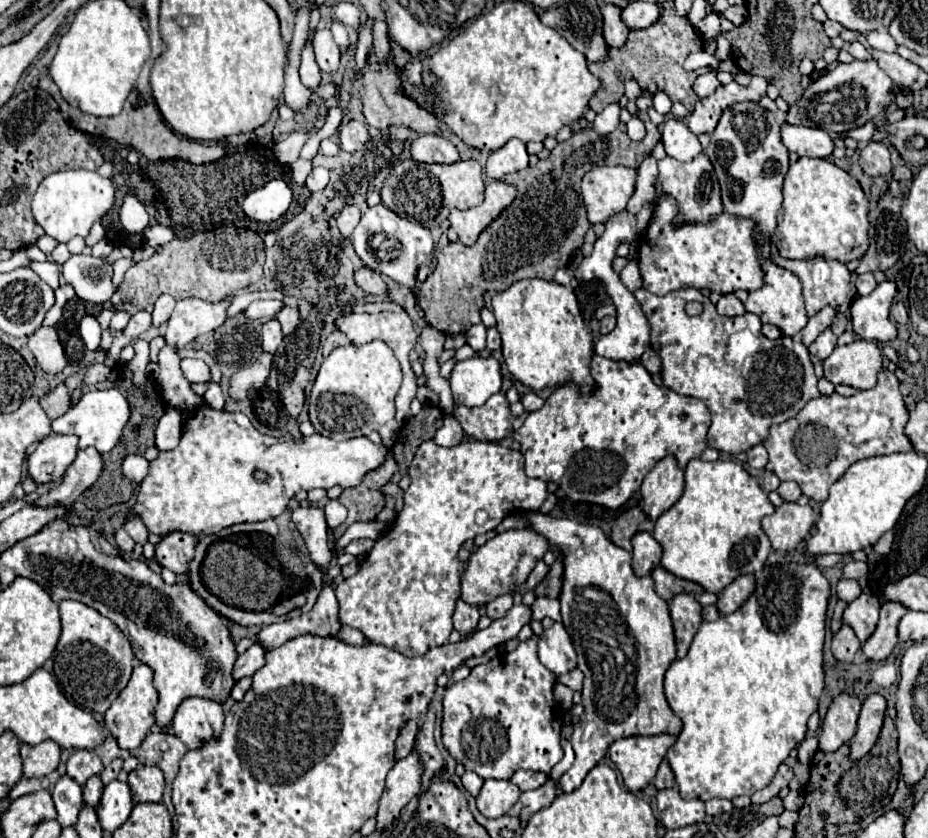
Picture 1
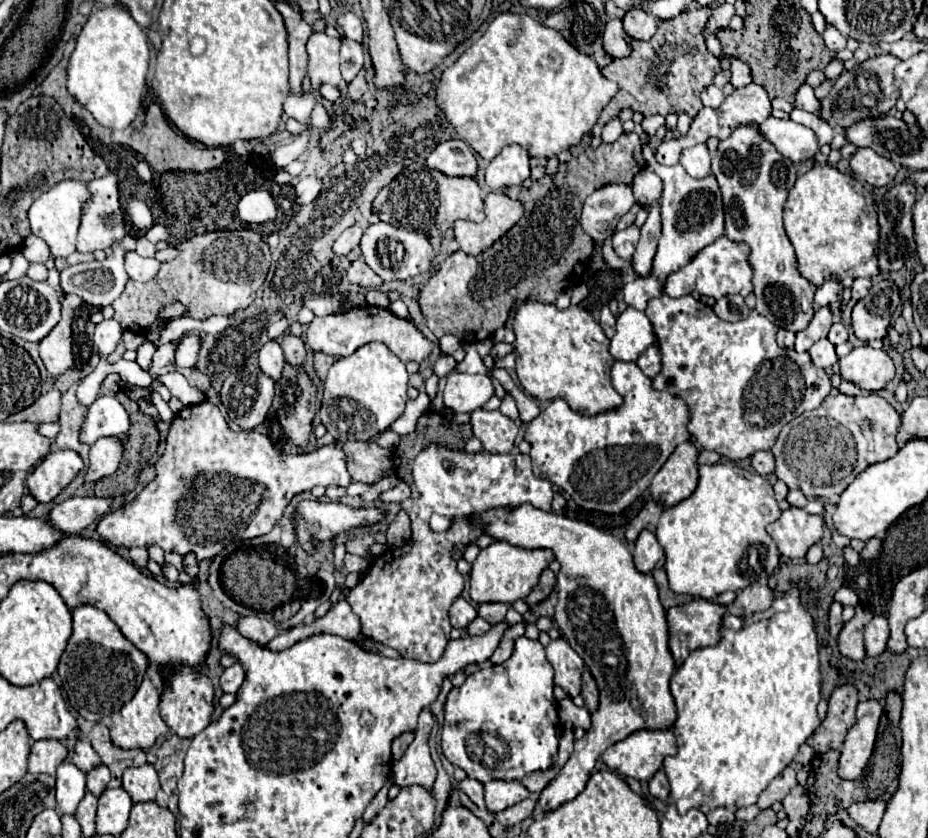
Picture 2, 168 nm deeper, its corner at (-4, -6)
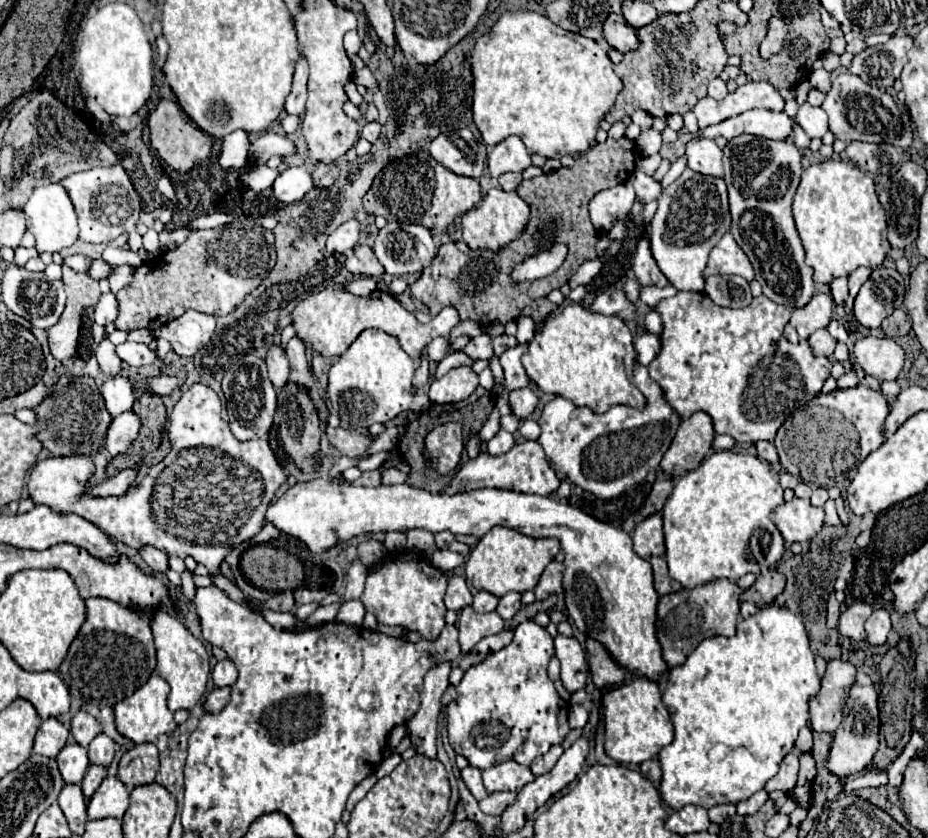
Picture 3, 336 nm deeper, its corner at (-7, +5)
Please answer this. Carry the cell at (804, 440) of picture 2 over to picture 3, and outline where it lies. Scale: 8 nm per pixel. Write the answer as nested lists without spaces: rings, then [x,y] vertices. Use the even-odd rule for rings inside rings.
[[[862,385],[854,389],[844,389],[844,391],[836,389],[828,395],[822,395],[822,393],[816,395],[810,403],[794,411],[778,429],[774,445],[780,455],[780,465],[788,473],[792,475],[796,473],[798,477],[802,477],[804,483],[816,483],[820,487],[830,487],[832,483],[842,485],[848,479],[848,471],[856,467],[856,453],[858,453],[858,461],[864,461],[874,449],[878,449],[884,443],[882,425],[884,425],[888,409],[890,407],[880,391],[874,391]]]

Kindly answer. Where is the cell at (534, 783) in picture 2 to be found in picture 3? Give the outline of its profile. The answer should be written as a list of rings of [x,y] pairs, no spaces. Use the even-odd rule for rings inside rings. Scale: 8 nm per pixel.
[[[560,745],[550,747],[550,751],[548,751],[546,755],[534,759],[534,763],[530,765],[532,773],[534,773],[534,775],[544,775],[544,773],[548,773],[548,771],[556,765],[556,761],[558,761],[560,755],[562,755],[562,747],[560,747]]]

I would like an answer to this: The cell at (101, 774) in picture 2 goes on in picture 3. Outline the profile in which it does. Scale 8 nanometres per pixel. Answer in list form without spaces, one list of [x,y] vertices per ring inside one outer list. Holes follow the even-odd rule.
[[[98,733],[88,745],[88,757],[92,763],[110,765],[110,761],[114,759],[114,741],[108,735]]]

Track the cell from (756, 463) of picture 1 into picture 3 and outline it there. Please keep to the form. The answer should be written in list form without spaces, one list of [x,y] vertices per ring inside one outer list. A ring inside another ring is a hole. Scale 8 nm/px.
[[[758,441],[756,443],[756,449],[758,449],[758,457],[768,461],[768,463],[778,463],[778,453],[776,453],[776,447],[770,443],[770,441]]]

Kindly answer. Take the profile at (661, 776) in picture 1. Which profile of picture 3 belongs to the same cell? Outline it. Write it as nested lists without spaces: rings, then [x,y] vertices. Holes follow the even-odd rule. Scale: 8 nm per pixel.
[[[648,759],[644,763],[640,763],[640,773],[650,779],[654,785],[660,783],[660,777],[662,777],[662,769],[658,765],[658,759]]]

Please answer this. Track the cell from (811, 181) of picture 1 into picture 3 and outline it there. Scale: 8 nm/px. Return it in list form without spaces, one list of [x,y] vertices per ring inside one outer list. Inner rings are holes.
[[[828,159],[810,165],[802,173],[792,211],[806,251],[806,263],[814,269],[816,283],[832,283],[836,277],[848,277],[860,265],[870,269],[880,267],[890,253],[886,215],[878,201],[874,181],[854,163]]]

